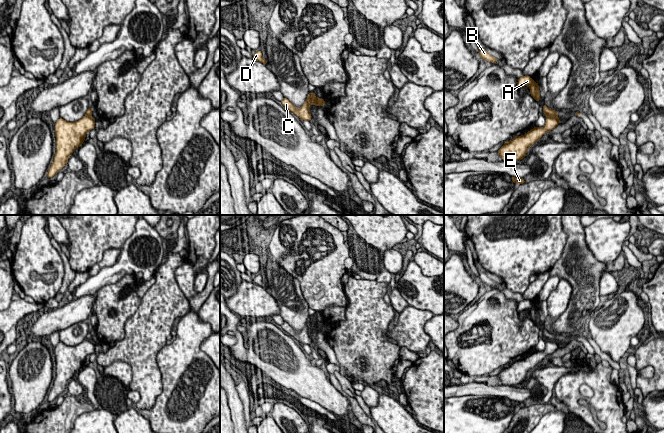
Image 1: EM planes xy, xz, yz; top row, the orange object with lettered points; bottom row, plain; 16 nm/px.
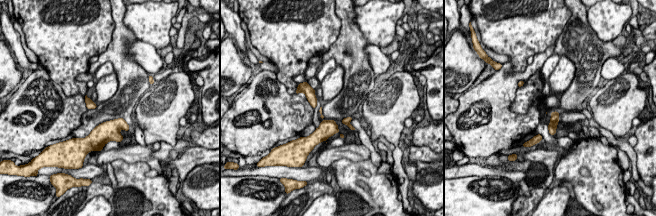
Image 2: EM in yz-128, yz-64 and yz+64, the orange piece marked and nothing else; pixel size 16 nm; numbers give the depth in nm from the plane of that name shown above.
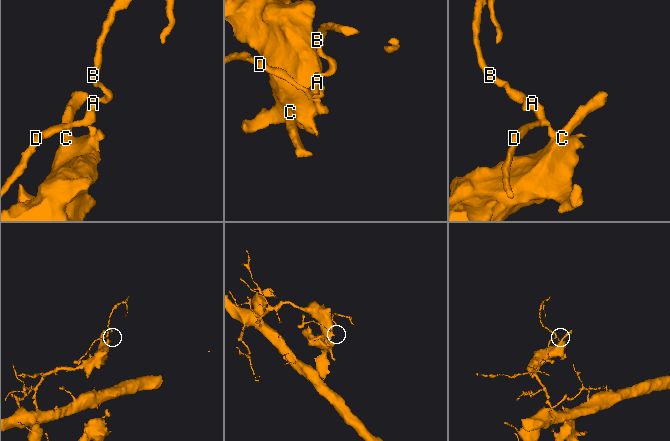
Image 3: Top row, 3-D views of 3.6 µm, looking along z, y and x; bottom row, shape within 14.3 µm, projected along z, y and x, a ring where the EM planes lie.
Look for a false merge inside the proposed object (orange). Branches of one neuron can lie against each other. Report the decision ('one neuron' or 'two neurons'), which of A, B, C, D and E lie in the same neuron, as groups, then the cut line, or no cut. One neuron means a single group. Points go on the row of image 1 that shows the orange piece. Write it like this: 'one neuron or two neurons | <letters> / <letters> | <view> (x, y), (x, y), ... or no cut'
two neurons | A B D / C E | yz (546, 115), (556, 116)

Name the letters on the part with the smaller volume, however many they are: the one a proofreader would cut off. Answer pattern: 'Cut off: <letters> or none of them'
Cut off: A, B, D

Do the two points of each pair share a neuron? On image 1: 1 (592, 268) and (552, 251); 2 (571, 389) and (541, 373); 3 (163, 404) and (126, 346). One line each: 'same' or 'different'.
1: different
2: different
3: different

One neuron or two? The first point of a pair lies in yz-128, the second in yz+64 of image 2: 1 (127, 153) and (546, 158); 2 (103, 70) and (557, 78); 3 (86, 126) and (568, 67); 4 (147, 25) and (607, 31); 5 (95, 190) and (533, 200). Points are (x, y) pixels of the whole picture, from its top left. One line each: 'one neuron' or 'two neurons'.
1: one neuron
2: two neurons
3: two neurons
4: one neuron
5: one neuron

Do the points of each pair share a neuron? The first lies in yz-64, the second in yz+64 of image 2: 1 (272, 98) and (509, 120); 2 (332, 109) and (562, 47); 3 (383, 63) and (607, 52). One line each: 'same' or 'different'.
1: same
2: same
3: different

